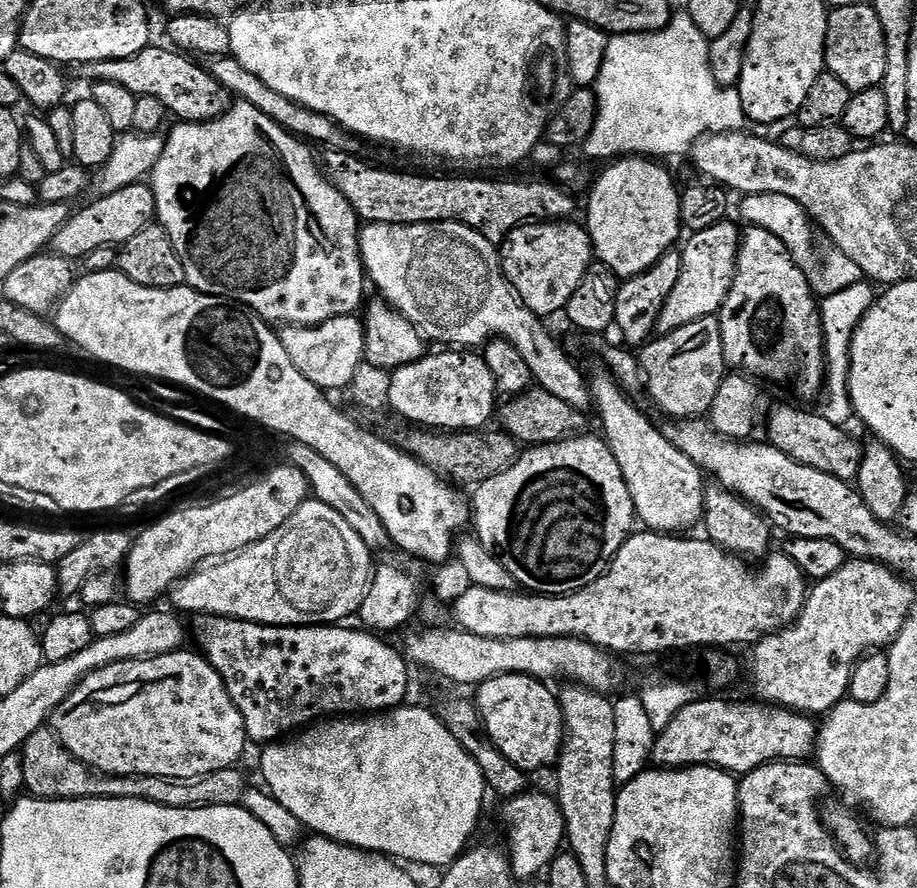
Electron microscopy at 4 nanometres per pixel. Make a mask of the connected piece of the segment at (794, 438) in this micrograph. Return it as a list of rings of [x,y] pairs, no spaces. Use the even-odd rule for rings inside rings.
[[[780,404],[768,412],[767,443],[786,454],[786,458],[802,462],[802,466],[810,466],[814,470],[822,470],[826,474],[834,474],[834,478],[850,482],[860,469],[862,446],[844,432],[843,427],[826,422],[816,410],[803,412],[792,404]]]

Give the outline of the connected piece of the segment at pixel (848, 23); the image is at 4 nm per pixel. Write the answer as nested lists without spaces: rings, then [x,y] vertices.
[[[871,3],[842,6],[828,12],[824,39],[824,67],[827,75],[838,78],[851,93],[880,88],[886,74],[886,38],[878,14]]]

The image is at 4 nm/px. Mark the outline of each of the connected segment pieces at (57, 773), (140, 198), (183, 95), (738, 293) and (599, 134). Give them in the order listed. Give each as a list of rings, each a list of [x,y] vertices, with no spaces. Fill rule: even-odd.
[[[48,726],[30,734],[19,754],[23,787],[29,797],[38,800],[145,800],[167,808],[213,808],[243,805],[244,791],[248,788],[239,772],[241,769],[236,766],[189,780],[164,780],[160,776],[102,776],[75,760]]]
[[[147,183],[131,184],[114,194],[96,196],[93,201],[93,204],[88,204],[77,212],[75,209],[67,222],[53,234],[50,248],[55,255],[76,262],[99,248],[115,249],[153,223],[156,203]]]
[[[149,46],[130,58],[86,62],[79,65],[78,72],[87,82],[110,82],[126,89],[136,97],[156,98],[164,107],[165,113],[176,115],[175,119],[189,124],[201,124],[203,120],[213,120],[225,111],[226,93],[220,83],[213,78],[207,67],[200,68],[195,59],[181,54],[171,47]]]
[[[749,227],[747,231],[738,244],[736,276],[718,313],[725,365],[737,373],[752,378],[761,376],[776,384],[796,380],[798,395],[815,397],[821,389],[820,368],[824,366],[825,351],[817,297],[802,270],[792,261],[787,248],[774,234],[760,227]]]
[[[686,14],[673,15],[667,26],[657,32],[639,32],[629,36],[612,36],[606,46],[604,61],[594,83],[596,117],[592,131],[582,144],[596,160],[639,156],[661,158],[691,153],[693,144],[714,132],[739,132],[746,117],[740,94],[735,87],[722,88],[713,82],[708,66],[709,41],[690,22]]]

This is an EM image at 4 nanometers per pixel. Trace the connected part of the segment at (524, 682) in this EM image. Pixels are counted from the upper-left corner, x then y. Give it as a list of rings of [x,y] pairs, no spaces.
[[[502,674],[501,676],[495,676],[485,682],[485,684],[479,685],[475,689],[476,696],[474,695],[474,703],[478,711],[480,711],[480,720],[484,723],[484,728],[488,732],[488,736],[492,740],[492,745],[495,746],[502,755],[506,758],[510,758],[510,762],[514,762],[514,766],[518,766],[524,771],[525,774],[533,774],[539,768],[555,765],[556,761],[560,758],[560,745],[564,743],[564,719],[560,714],[560,702],[555,691],[551,692],[549,685],[543,680],[535,680],[533,676],[523,676],[522,674]]]

